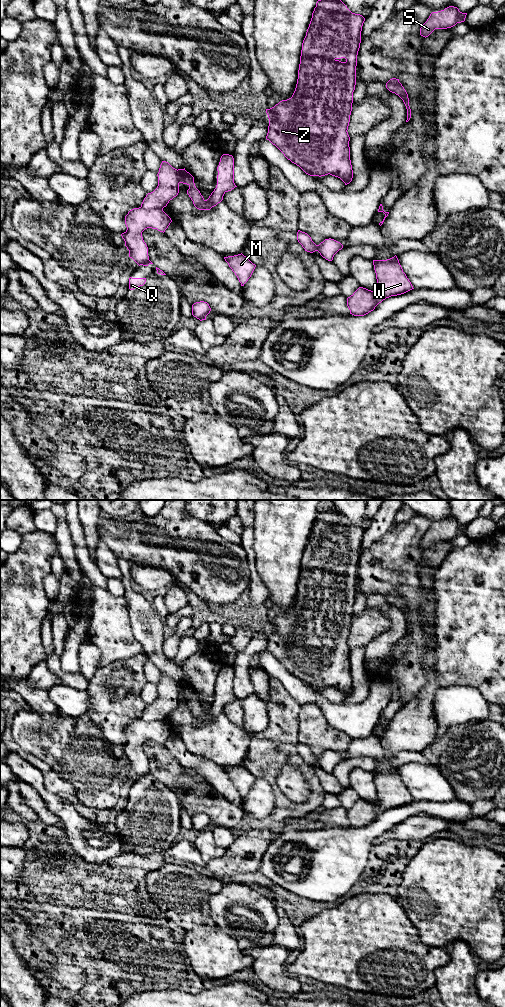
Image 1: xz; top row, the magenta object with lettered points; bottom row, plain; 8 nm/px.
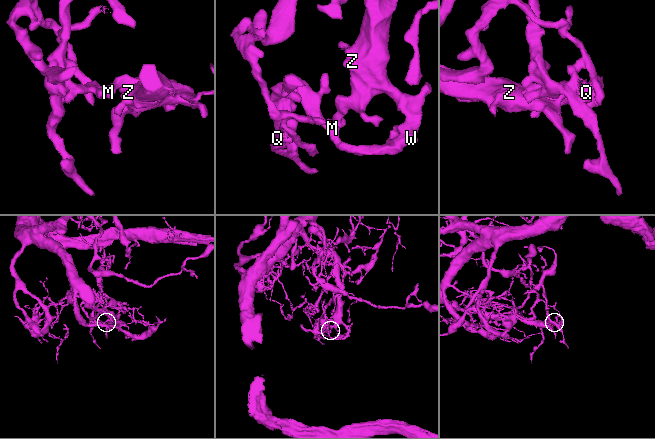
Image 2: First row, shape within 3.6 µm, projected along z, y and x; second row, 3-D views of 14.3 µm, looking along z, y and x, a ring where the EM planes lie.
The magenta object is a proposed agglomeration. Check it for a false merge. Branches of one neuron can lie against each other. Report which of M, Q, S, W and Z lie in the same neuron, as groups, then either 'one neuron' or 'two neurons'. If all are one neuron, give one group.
groups M S W Z / Q; two neurons

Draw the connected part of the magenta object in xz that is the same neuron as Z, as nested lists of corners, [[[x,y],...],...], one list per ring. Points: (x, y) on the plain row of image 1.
[[[330,507],[318,512],[302,555],[298,591],[291,610],[282,612],[266,621],[269,630],[266,651],[275,657],[292,675],[310,688],[332,687],[340,690],[345,697],[353,690],[350,672],[350,649],[348,638],[352,623],[353,604],[356,597],[357,567],[361,555],[361,543],[365,530],[352,525],[340,512]]]

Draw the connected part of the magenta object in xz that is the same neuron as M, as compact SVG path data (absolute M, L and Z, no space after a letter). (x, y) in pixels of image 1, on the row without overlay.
M242 765L234 768L224 769L224 771L237 788L241 798L244 798L244 796L251 789L256 777L253 776Z

